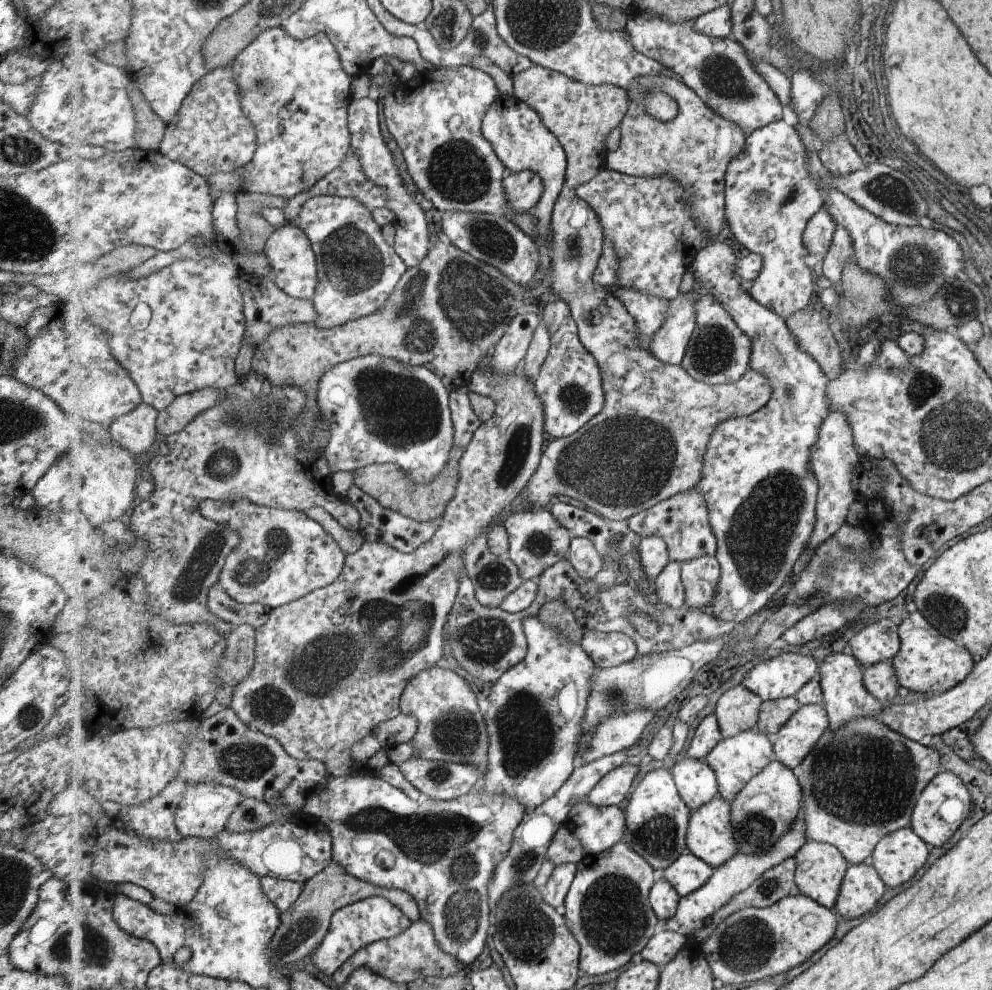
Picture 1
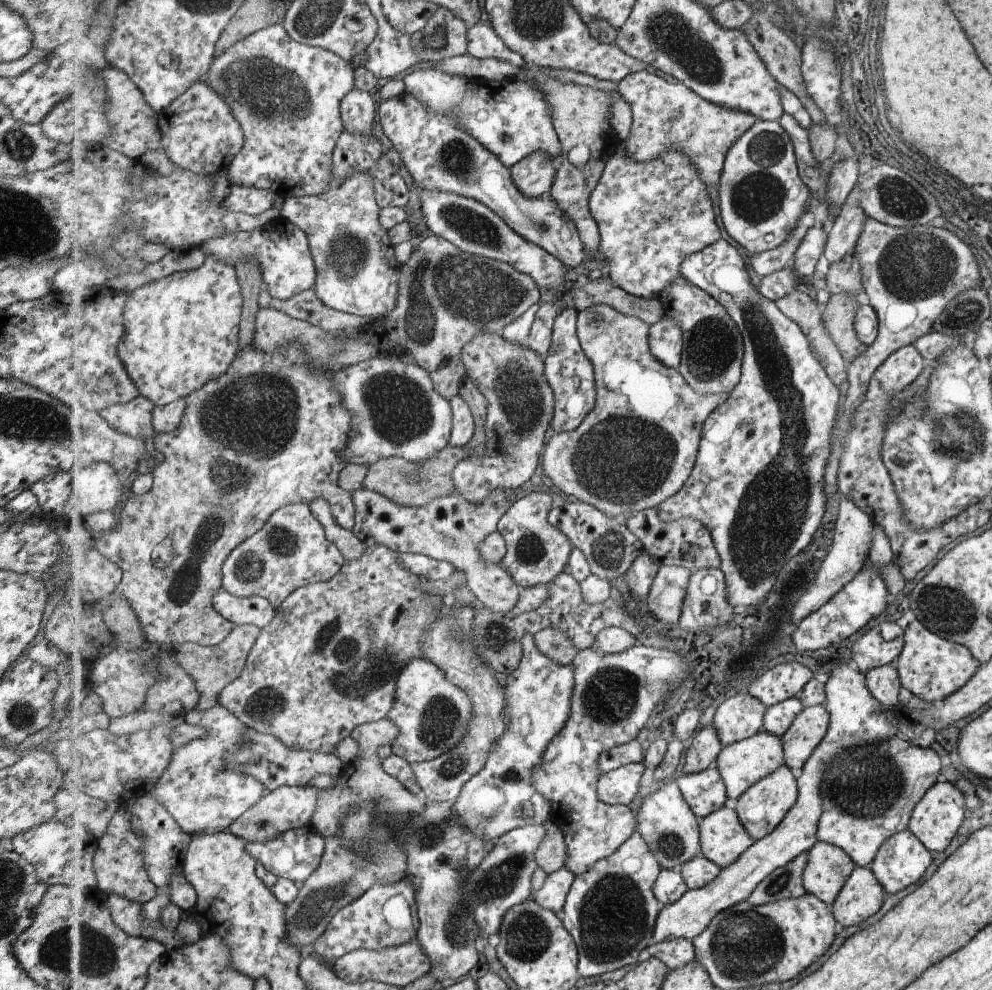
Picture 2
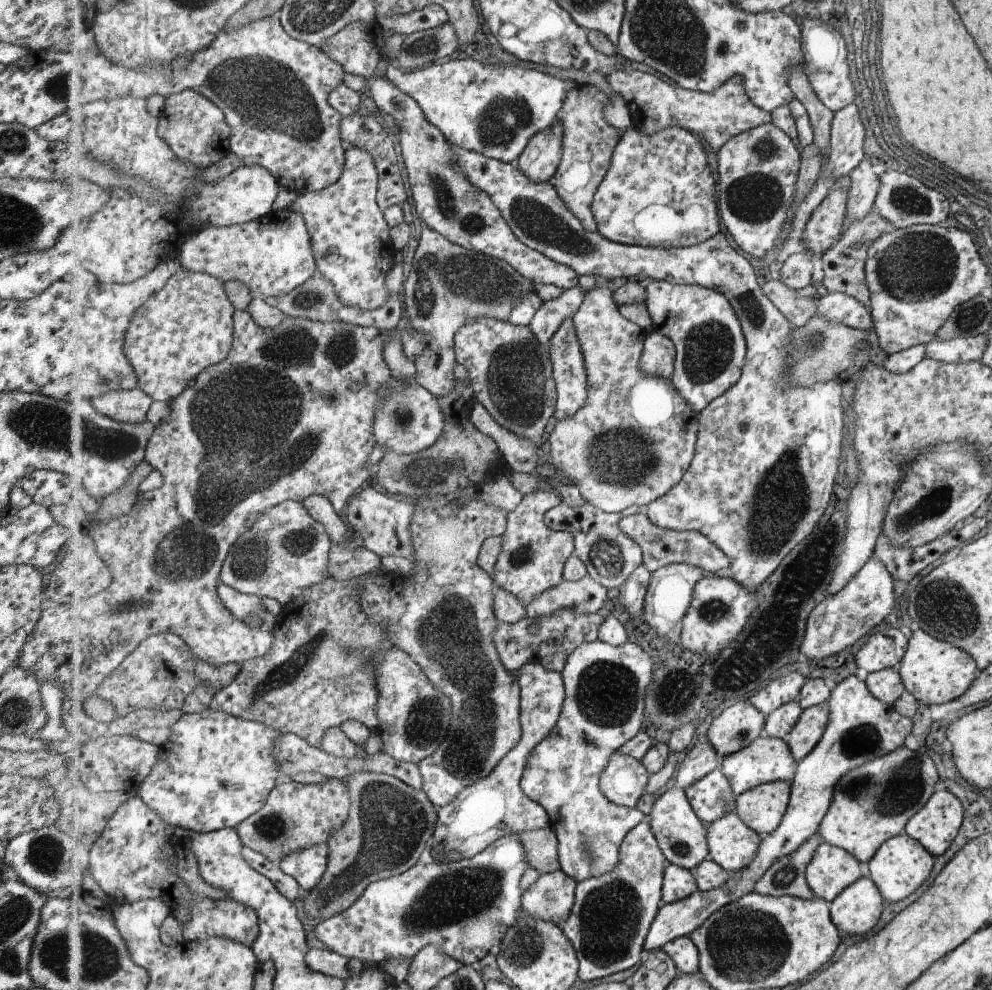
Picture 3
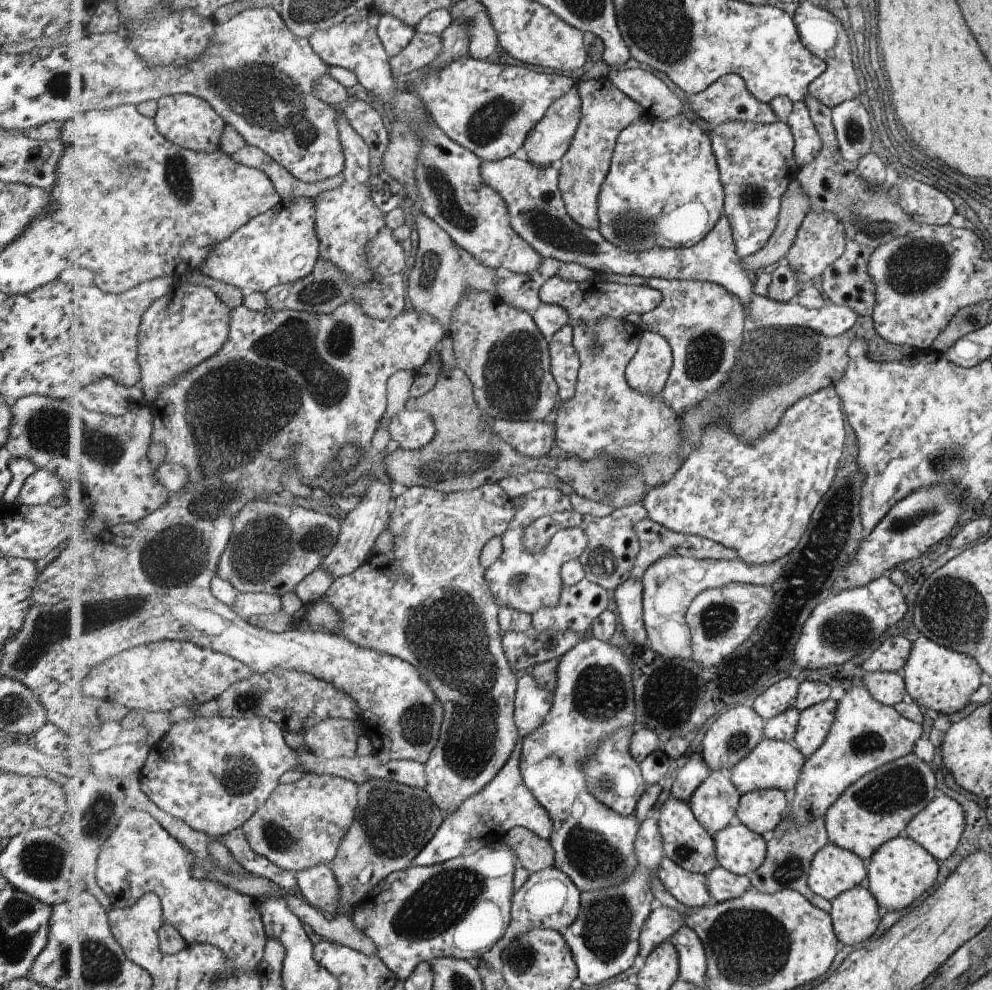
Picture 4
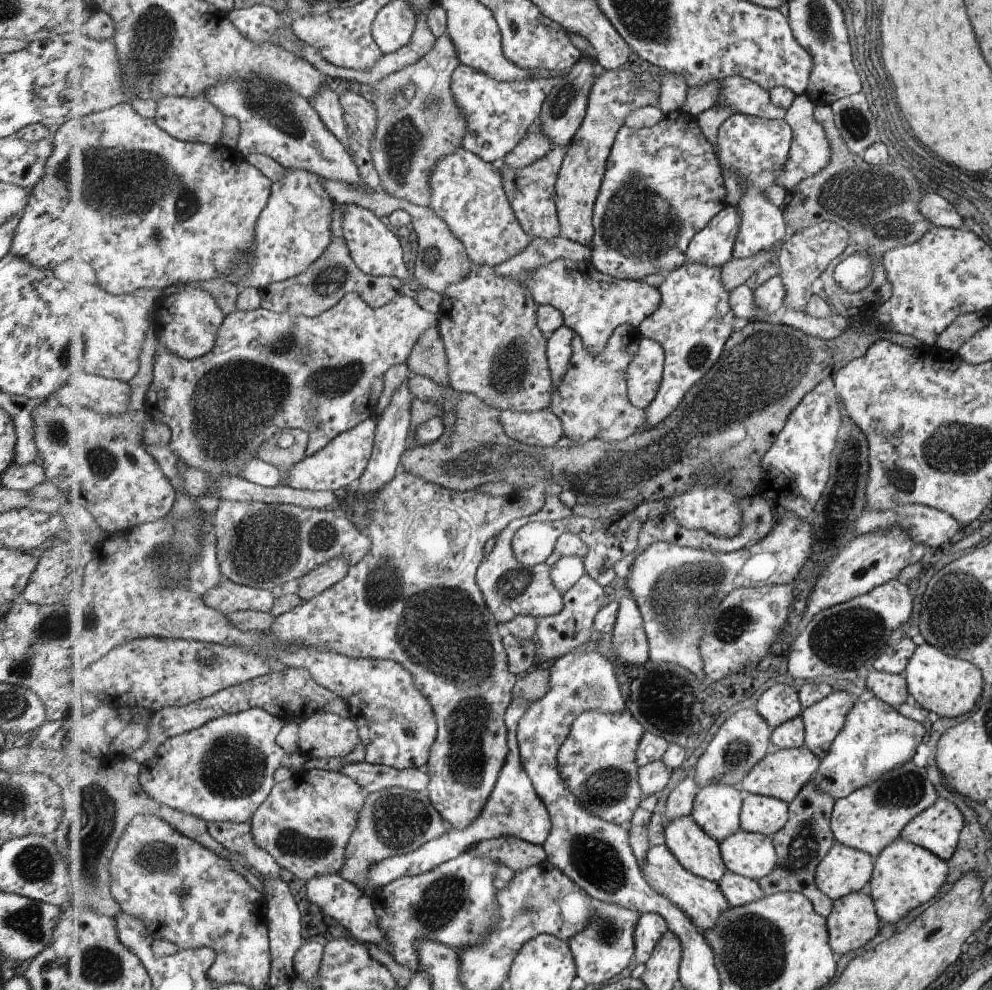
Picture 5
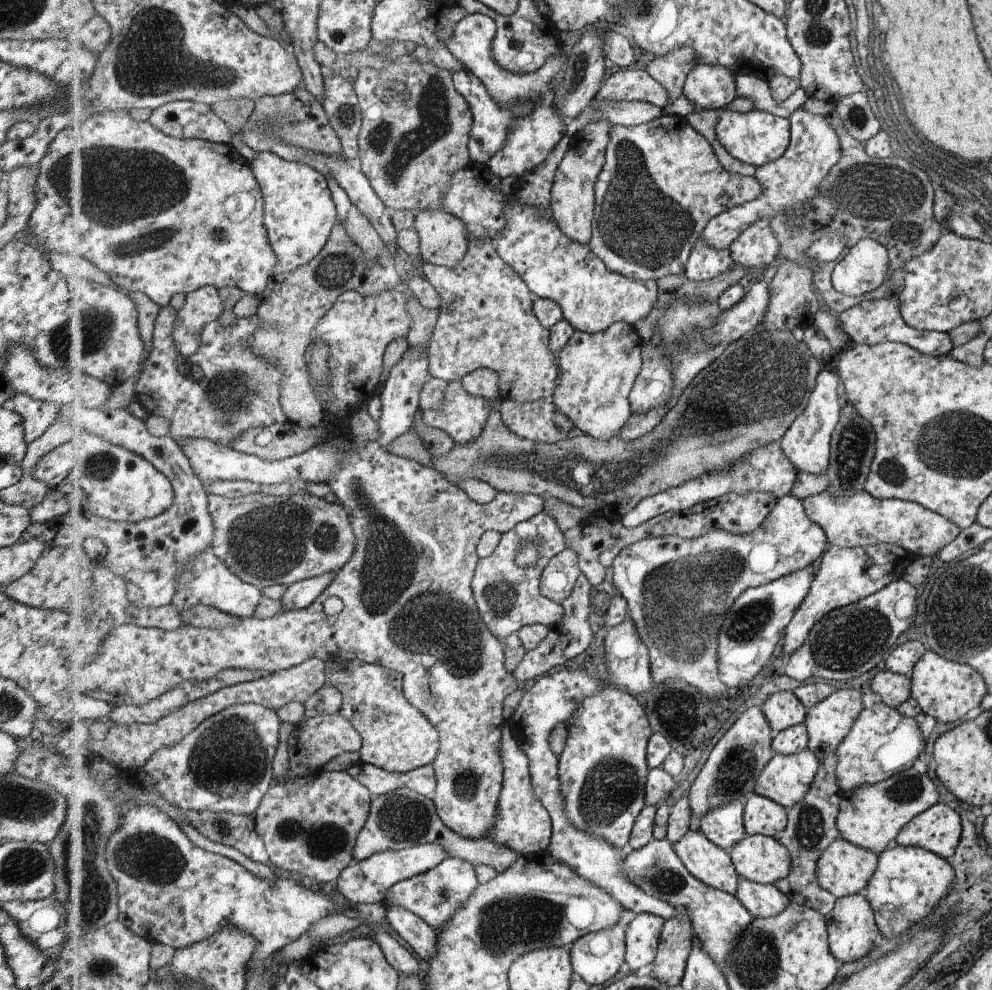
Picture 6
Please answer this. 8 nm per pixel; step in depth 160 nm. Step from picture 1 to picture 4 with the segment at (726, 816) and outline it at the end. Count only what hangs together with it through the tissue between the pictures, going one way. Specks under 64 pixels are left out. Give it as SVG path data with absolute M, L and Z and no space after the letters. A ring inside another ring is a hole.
M735 818L715 835L720 866L736 875L750 876L767 858L767 842Z

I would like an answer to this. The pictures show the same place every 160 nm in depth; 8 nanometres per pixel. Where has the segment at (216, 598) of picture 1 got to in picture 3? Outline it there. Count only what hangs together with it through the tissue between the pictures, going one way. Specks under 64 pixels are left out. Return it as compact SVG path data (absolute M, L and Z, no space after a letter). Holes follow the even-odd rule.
M221 582L218 589L219 597L222 598L223 604L227 606L227 610L239 618L246 620L249 616L258 616L264 623L264 627L273 628L277 624L277 616L272 614L263 606L263 597L241 593Z

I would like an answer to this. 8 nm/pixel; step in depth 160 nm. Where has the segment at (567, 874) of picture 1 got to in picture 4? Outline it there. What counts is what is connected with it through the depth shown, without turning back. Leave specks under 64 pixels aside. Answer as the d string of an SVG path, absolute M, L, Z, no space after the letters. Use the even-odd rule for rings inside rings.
M553 866L531 873L527 882L514 892L510 926L495 947L503 952L515 937L531 932L533 929L544 928L562 932L578 919L581 911L582 892L566 872Z

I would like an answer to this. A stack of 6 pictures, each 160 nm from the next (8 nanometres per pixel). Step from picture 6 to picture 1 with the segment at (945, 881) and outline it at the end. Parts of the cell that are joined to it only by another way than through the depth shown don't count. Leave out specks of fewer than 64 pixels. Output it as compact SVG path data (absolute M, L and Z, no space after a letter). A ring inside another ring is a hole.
M911 826L888 834L871 856L870 863L891 888L903 886L925 864L927 848Z

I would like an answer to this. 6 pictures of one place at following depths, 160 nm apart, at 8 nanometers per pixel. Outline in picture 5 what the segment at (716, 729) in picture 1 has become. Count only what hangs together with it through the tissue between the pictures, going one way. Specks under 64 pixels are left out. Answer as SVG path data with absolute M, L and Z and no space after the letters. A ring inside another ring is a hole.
M692 773L680 782L666 800L666 818L669 822L678 818L691 817L696 796L700 793L699 785Z

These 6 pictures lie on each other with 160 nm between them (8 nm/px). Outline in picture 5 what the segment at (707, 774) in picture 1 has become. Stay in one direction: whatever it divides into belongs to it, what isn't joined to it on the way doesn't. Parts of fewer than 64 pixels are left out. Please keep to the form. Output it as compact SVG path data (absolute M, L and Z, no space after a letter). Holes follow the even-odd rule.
M713 783L702 788L696 796L692 817L722 843L741 830L740 816L744 803L737 788Z

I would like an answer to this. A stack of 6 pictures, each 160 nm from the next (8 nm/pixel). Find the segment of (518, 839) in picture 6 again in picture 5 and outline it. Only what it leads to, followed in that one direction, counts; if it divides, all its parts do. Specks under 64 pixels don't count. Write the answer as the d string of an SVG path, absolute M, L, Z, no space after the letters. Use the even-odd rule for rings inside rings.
M514 698L507 709L507 746L509 746L509 752L507 752L502 774L499 775L498 783L495 785L482 815L463 830L448 826L447 831L439 838L426 842L416 851L395 855L381 863L374 864L370 868L370 875L366 876L366 885L363 892L367 896L373 897L382 886L387 886L394 880L429 872L463 853L474 852L477 845L486 840L499 837L515 837L537 846L544 846L552 831L552 818L543 799L535 790L534 781L531 780L523 766L518 741L519 721L526 714L526 710L531 703L526 698Z

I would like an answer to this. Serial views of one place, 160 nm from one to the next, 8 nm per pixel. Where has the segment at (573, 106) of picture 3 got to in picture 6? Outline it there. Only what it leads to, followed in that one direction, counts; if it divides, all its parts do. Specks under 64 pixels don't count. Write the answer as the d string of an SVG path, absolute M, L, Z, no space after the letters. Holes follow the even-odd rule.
M617 69L606 78L594 99L603 104L647 101L664 109L670 103L670 92L646 70ZM593 121L585 130L574 136L571 148L559 165L554 180L552 205L550 206L553 216L558 220L563 232L581 244L589 245L592 239L596 209L595 183L598 182L606 163L611 127L609 121Z

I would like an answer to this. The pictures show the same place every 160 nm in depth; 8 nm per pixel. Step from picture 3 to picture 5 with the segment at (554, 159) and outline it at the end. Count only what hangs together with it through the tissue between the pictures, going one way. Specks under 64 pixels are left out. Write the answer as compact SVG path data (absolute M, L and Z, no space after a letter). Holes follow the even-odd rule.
M582 54L578 63L571 67L570 71L556 82L554 90L550 92L548 99L543 103L538 123L542 131L554 142L552 146L559 145L560 147L565 147L571 144L571 140L575 138L577 131L581 128L581 124L583 124L583 120L585 120L589 94L591 94L595 81L593 59Z

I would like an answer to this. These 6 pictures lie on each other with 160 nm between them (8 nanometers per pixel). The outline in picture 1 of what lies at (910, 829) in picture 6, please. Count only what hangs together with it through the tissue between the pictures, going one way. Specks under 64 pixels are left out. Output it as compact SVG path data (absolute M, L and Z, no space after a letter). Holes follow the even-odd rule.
M940 772L926 784L925 790L917 797L911 827L923 841L927 841L927 844L931 844L932 847L941 846L969 816L970 810L971 799L963 782L951 772Z

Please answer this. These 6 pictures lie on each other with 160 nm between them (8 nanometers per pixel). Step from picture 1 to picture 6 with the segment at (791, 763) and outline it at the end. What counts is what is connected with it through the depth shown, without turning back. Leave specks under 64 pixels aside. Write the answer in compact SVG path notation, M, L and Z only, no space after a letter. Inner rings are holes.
M851 687L835 691L827 700L808 709L804 722L810 735L808 748L818 756L820 761L838 752L839 745L847 738L863 709L863 694Z

